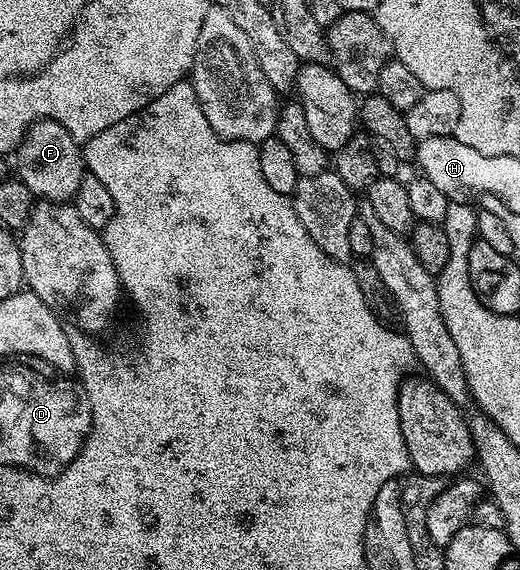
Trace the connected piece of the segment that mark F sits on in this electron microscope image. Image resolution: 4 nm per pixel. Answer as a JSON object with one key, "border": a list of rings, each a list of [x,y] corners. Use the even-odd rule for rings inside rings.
{"border":[[[41,118],[27,128],[26,135],[18,145],[16,157],[16,176],[38,200],[69,203],[76,188],[80,188],[80,180],[88,173],[83,147],[75,141],[66,126],[51,118]]]}

